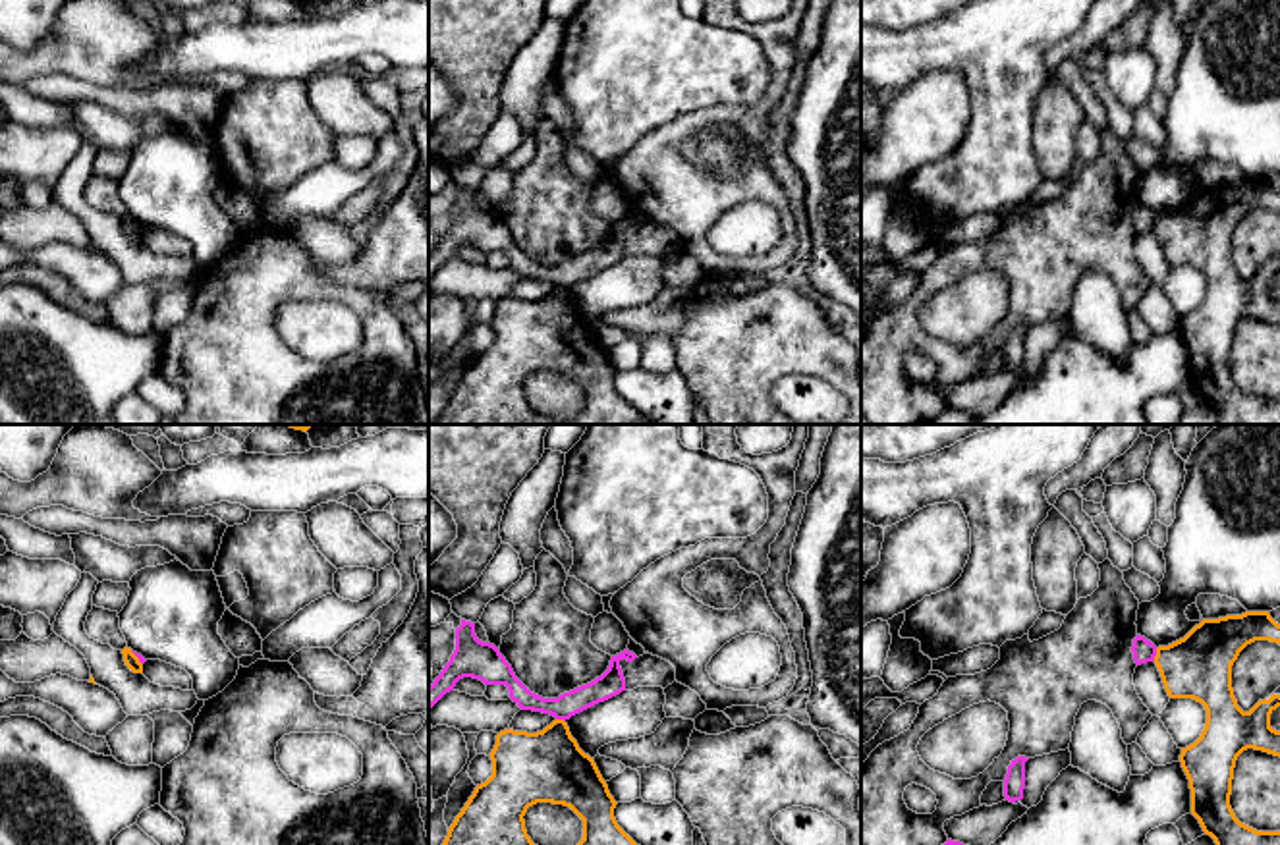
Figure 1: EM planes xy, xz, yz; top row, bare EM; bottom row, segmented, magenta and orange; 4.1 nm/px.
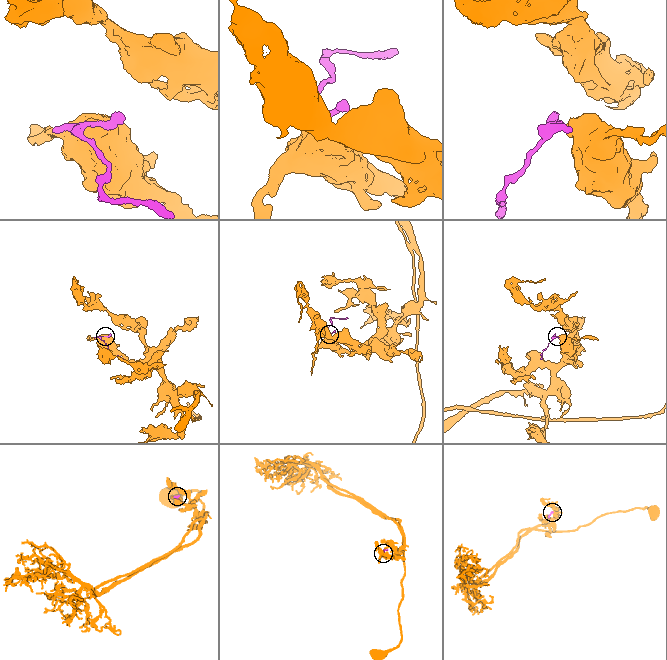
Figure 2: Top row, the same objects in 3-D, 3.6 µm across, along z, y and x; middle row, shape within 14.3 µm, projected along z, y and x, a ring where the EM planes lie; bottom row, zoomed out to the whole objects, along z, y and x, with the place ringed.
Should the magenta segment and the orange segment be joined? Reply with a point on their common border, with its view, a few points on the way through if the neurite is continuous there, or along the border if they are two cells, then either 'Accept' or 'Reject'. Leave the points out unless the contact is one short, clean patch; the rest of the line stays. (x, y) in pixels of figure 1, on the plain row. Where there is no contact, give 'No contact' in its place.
Touches magenta at yz (1155, 222). Boundary: yz (1157, 217), (1153, 226). Reject

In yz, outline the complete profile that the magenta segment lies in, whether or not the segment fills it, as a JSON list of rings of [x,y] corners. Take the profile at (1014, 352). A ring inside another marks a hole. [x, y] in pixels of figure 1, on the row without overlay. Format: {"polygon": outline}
{"polygon": [[[1017,324],[1012,328],[1008,334],[1008,341],[1004,347],[1004,365],[1010,370],[1021,368],[1023,367],[1023,357],[1025,357],[1025,330],[1029,326]]]}

